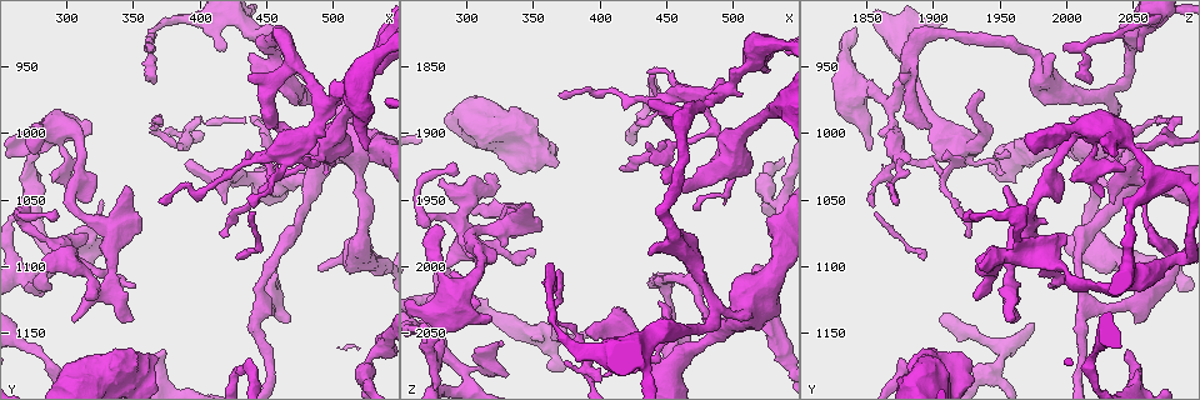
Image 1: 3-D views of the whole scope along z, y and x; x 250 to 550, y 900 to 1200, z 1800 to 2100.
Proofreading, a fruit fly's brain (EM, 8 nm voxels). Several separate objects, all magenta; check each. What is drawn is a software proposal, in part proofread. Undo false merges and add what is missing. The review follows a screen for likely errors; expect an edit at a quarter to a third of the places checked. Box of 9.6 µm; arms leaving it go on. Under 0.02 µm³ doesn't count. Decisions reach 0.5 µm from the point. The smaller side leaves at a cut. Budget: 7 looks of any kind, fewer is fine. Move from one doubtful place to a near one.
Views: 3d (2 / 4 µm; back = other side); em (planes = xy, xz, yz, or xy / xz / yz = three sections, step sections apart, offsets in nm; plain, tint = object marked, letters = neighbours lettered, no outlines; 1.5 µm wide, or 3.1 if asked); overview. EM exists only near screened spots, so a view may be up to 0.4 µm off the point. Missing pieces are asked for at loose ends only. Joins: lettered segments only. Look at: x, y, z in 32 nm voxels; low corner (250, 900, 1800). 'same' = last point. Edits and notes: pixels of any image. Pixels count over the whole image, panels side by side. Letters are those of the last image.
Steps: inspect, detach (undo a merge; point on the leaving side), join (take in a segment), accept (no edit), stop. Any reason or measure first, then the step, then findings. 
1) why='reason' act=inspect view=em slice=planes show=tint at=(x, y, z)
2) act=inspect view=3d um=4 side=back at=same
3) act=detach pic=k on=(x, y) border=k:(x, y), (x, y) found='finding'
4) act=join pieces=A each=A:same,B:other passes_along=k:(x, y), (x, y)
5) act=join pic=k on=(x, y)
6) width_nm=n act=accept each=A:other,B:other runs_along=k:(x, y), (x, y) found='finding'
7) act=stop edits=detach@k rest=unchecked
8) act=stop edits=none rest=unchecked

why='thick turns thin' act=inspect view=3d um=2 at=(438, 1022, 1876)

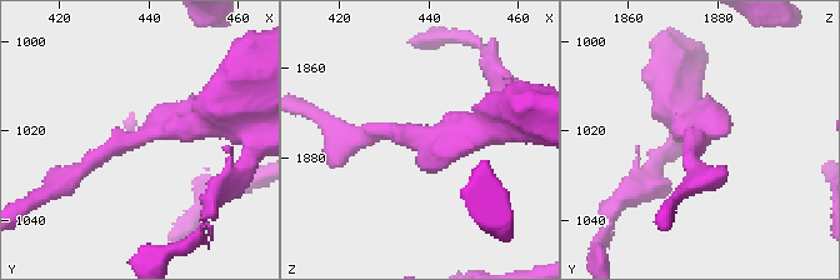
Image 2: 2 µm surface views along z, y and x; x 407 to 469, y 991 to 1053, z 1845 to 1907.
why='now the EM' act=inspect view=em slice=planes show=letters at=(440, 1021, 1876)

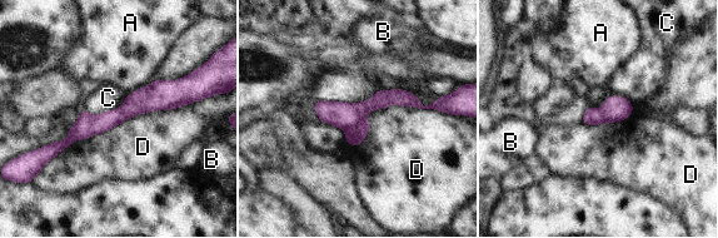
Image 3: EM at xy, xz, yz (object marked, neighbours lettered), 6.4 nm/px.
act=detach pic=3 on=(344, 115) each=A:other,B:other,C:other,D:other part_leaving=3:(418, 104), (318, 109) found='a second neuron is stuck on'

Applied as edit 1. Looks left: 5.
why='redraw' act=inspect view=overview

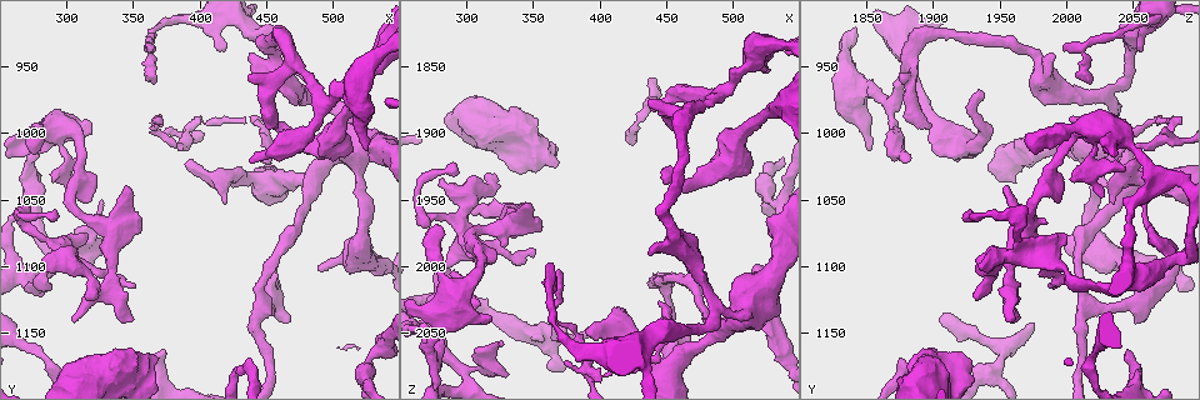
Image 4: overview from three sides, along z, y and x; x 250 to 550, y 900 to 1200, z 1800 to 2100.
act=inspect view=3d um=4 at=(374, 998, 2070)

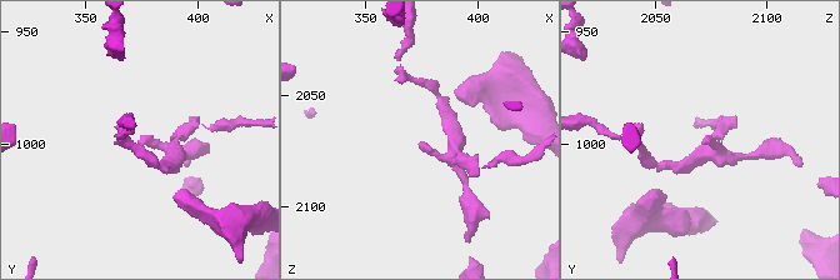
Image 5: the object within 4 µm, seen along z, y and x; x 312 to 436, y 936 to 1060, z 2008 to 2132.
act=inspect view=em slice=planes show=letters at=(373, 1000, 2071)

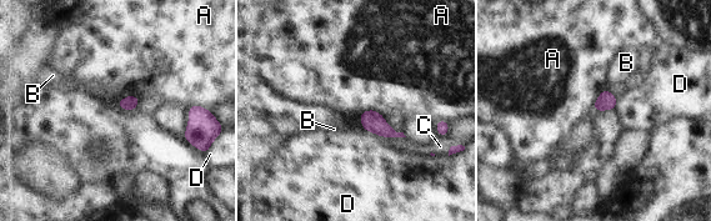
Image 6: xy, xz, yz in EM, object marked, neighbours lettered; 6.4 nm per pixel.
longest_contact=C:180nm act=accept each=A:other,B:other,C:other,D:other border=6:(606, 88), (596, 99), (594, 110) found='none of them fits'

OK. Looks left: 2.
act=stop edits=detach@3 rest=unchecked

